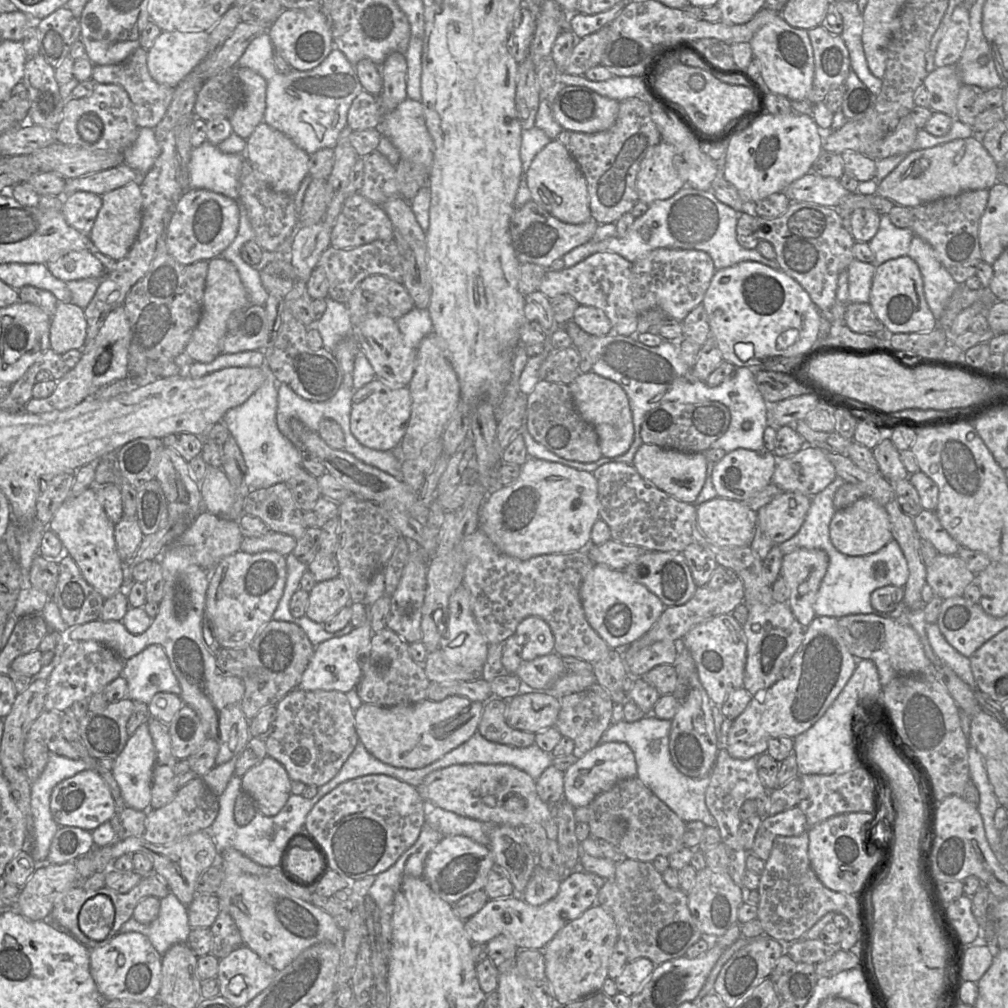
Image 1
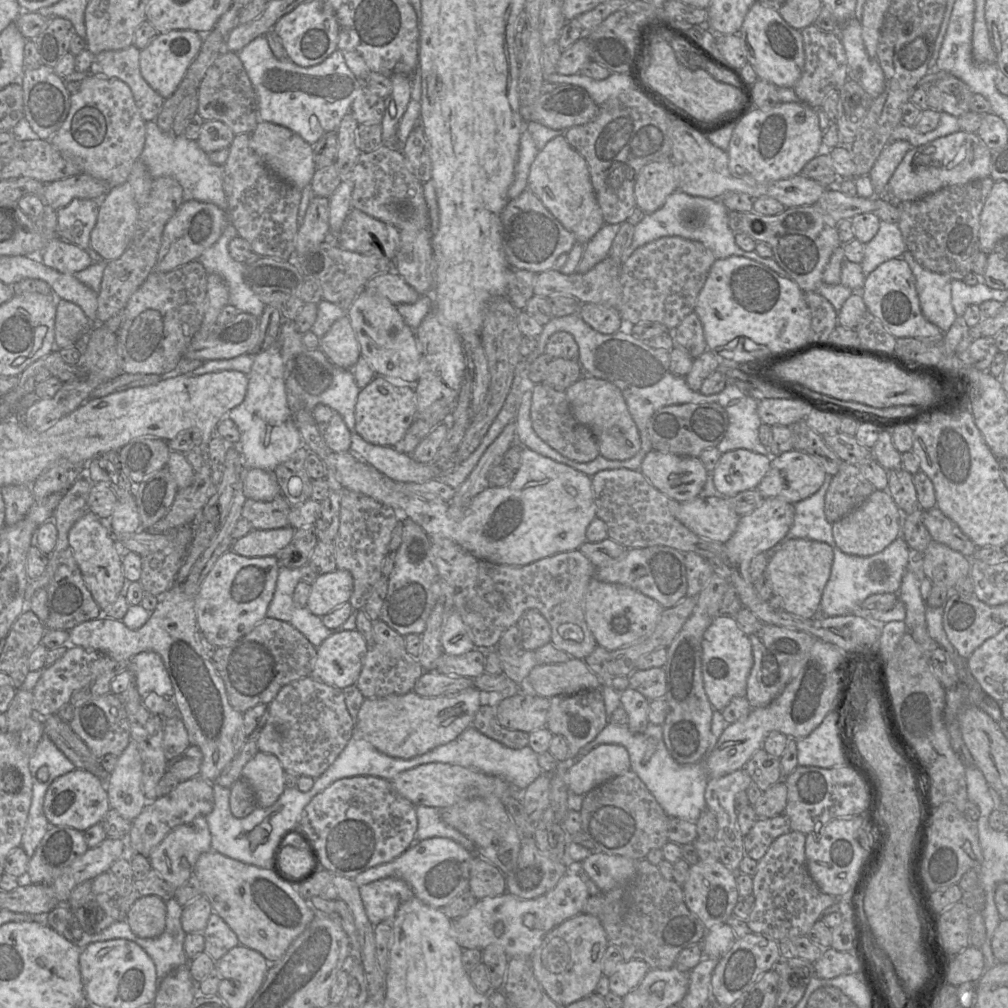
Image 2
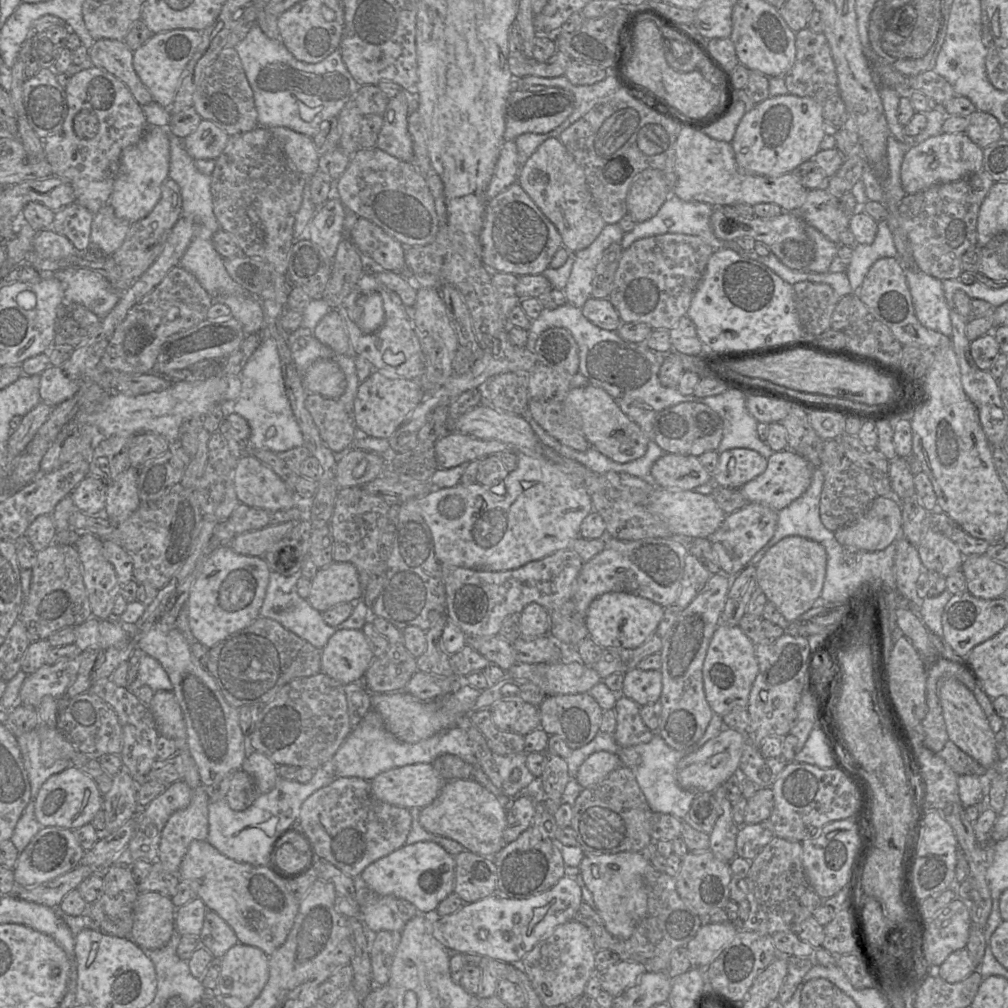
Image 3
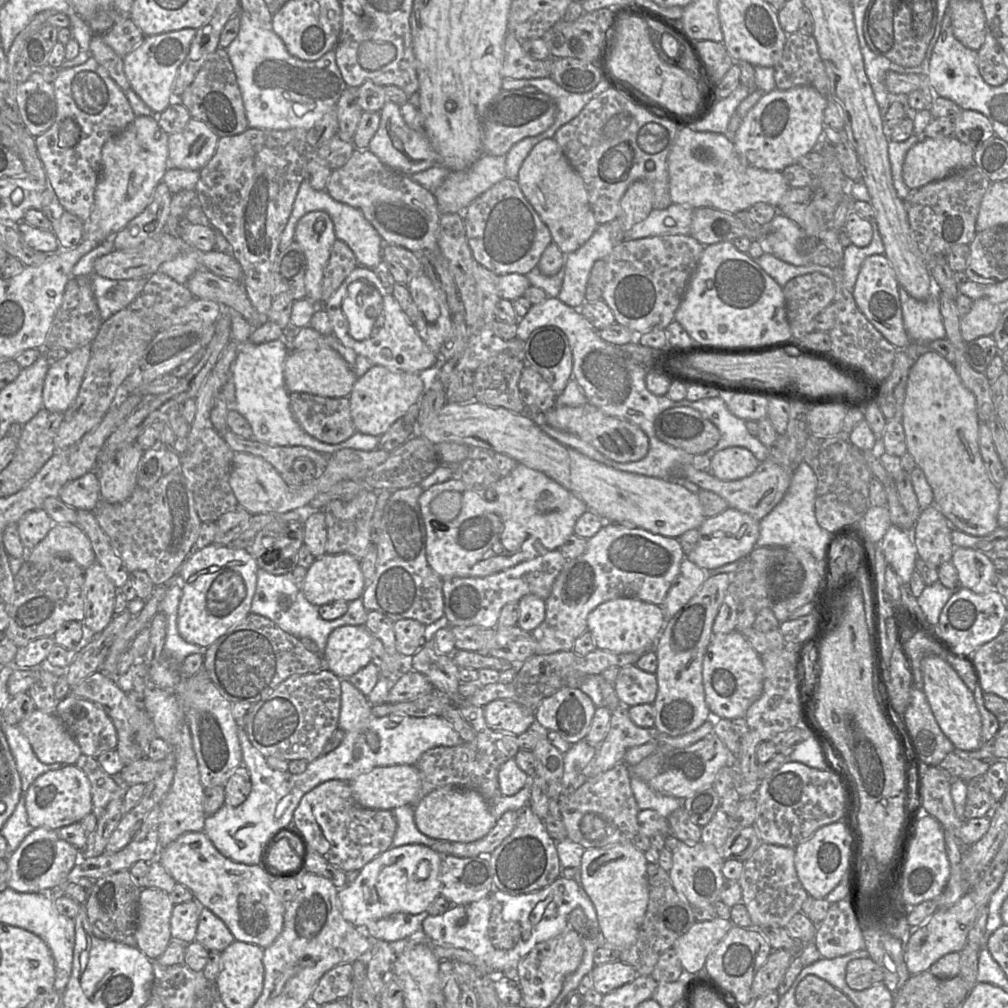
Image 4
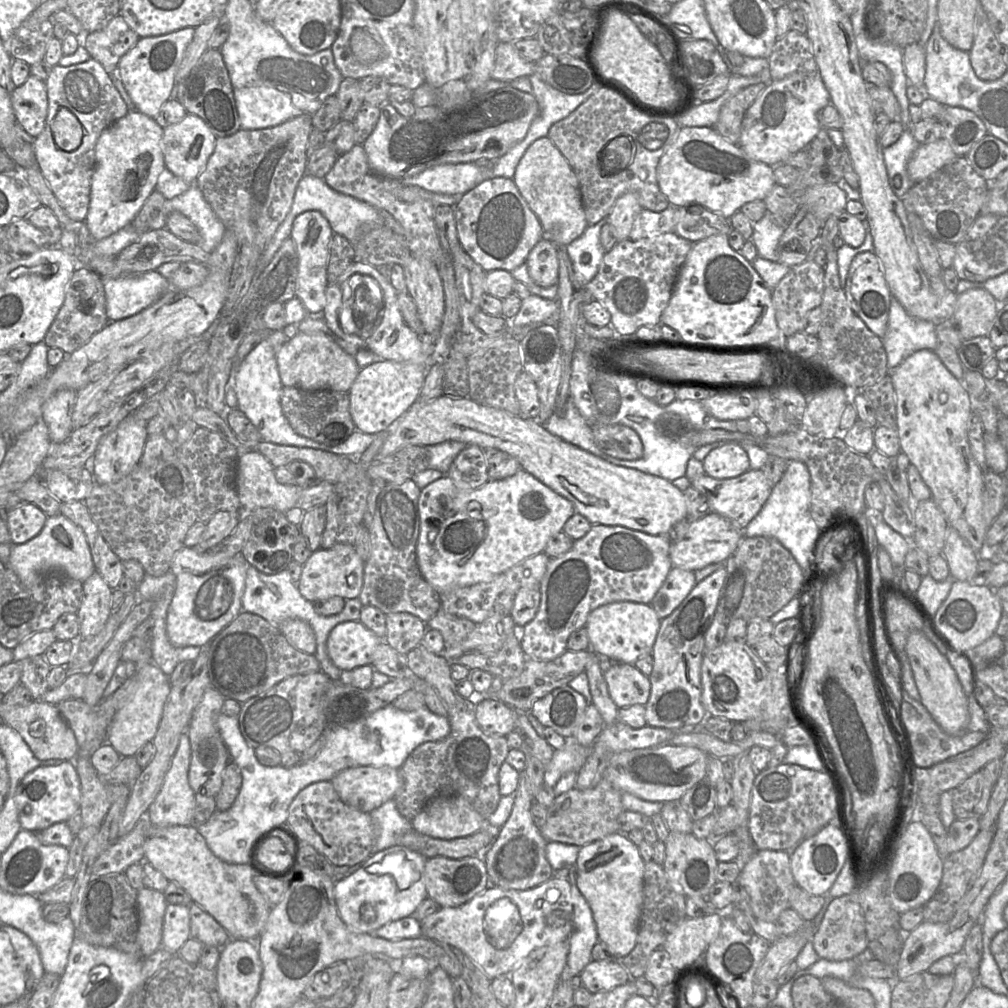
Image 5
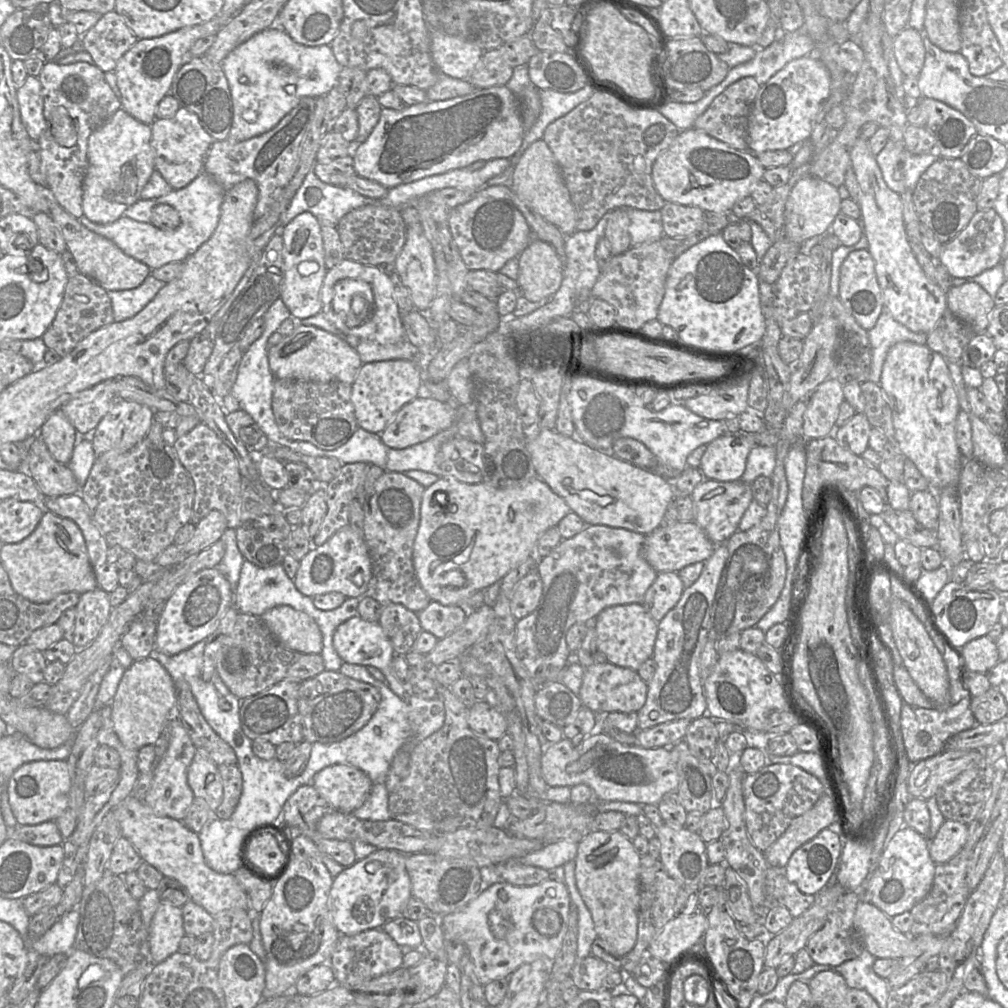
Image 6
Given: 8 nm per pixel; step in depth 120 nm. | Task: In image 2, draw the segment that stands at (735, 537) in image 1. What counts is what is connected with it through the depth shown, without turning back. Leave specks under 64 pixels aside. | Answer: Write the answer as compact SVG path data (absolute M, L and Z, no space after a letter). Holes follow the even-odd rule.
M714 495L695 497L681 502L676 518L695 534L706 539L726 543L735 532L739 519L726 497Z

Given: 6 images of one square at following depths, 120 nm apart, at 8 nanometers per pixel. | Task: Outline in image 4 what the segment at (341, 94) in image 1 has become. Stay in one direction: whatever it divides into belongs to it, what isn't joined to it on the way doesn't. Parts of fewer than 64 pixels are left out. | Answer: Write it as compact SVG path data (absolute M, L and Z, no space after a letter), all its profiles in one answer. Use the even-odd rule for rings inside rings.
M240 10L240 30L226 48L242 93L249 128L283 130L302 128L309 130L331 107L336 106L347 87L336 63L335 49L329 50L315 61L306 61L291 55L282 39L272 30L264 28L249 13Z

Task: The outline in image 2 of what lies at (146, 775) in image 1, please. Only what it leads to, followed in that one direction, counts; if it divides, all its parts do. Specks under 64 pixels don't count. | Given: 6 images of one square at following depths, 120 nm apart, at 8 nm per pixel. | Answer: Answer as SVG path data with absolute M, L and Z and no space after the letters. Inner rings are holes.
M135 741L117 758L113 771L106 777L109 805L123 818L133 821L147 803L142 789L142 761Z

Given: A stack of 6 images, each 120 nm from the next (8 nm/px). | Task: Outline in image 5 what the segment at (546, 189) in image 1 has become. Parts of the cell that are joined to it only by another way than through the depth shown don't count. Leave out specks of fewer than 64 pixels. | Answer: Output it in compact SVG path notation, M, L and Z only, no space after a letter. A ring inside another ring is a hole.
M547 136L535 140L527 148L516 167L513 181L538 217L545 236L556 245L567 246L588 227L579 181L565 157Z

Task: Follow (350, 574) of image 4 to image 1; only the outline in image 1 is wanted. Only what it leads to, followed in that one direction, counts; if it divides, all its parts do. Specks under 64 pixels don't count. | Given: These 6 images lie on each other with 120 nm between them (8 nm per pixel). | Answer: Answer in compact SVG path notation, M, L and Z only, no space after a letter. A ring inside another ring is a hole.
M337 576L315 583L309 592L306 616L324 624L346 605L350 605L350 592L345 581Z

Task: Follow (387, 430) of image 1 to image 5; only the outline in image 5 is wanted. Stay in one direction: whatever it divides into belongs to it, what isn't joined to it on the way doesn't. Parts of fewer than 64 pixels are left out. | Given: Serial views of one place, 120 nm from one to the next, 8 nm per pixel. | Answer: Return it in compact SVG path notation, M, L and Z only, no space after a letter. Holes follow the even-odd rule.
M440 331L425 333L420 337L423 352L421 355L403 362L380 360L360 369L357 378L348 392L350 397L350 413L356 430L367 434L386 432L388 427L419 399L420 391L430 367L436 362L442 363L445 351L448 348L448 338L444 338Z

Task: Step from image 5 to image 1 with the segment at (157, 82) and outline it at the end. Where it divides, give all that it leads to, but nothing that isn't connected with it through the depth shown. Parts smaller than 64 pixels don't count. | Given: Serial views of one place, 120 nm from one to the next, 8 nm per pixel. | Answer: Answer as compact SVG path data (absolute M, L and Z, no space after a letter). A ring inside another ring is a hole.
M162 31L148 49L147 67L151 77L160 84L177 86L208 55L208 39L209 31Z

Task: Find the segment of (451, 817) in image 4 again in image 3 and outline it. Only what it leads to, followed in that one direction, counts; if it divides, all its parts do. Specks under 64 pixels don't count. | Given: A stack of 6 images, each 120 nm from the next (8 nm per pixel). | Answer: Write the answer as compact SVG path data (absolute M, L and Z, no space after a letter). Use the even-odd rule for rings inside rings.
M474 780L446 781L434 801L420 809L419 823L429 833L460 843L466 851L493 858L507 844L503 833L507 810L499 799Z

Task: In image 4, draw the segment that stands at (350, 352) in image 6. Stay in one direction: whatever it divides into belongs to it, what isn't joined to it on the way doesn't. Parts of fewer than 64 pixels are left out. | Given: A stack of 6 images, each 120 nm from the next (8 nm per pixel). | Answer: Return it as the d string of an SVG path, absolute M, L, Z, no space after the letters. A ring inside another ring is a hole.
M330 347L289 352L284 362L286 387L291 392L306 392L323 397L349 397L357 376L343 357Z

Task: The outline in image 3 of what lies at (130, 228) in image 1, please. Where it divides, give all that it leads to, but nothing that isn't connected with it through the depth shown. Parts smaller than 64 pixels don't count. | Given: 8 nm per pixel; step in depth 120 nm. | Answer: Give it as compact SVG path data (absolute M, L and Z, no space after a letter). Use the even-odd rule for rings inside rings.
M104 205L92 221L92 249L110 257L123 244L130 226L128 221L116 217L110 205Z

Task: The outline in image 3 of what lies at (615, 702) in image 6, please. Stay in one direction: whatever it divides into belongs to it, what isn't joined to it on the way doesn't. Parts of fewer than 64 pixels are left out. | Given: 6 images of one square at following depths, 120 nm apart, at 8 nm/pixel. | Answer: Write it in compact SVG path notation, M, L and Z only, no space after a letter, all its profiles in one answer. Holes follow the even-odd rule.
M633 668L624 674L623 695L639 706L659 701L662 692L662 673L660 670L641 670Z

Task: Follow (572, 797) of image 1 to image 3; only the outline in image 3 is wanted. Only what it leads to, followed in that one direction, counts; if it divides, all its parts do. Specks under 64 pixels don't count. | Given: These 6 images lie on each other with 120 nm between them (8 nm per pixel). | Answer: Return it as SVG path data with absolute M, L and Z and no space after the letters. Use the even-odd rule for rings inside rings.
M594 752L579 767L575 779L583 788L588 788L605 779L621 765L620 758L614 753Z

